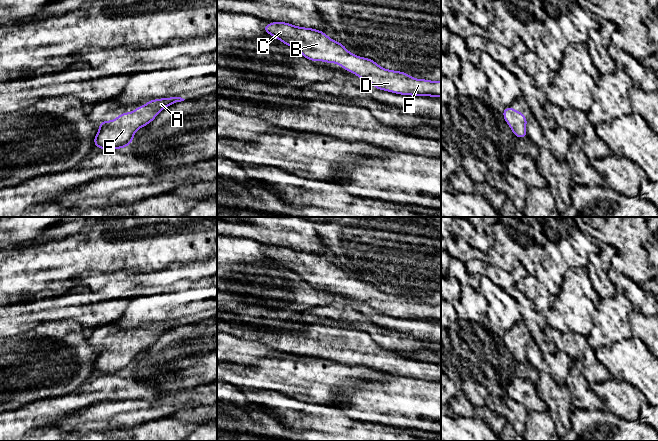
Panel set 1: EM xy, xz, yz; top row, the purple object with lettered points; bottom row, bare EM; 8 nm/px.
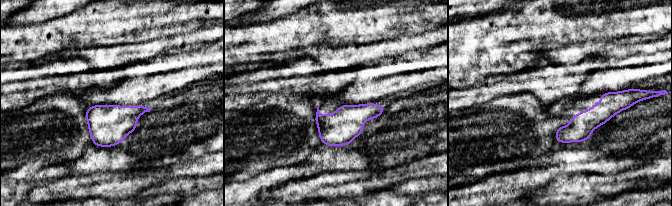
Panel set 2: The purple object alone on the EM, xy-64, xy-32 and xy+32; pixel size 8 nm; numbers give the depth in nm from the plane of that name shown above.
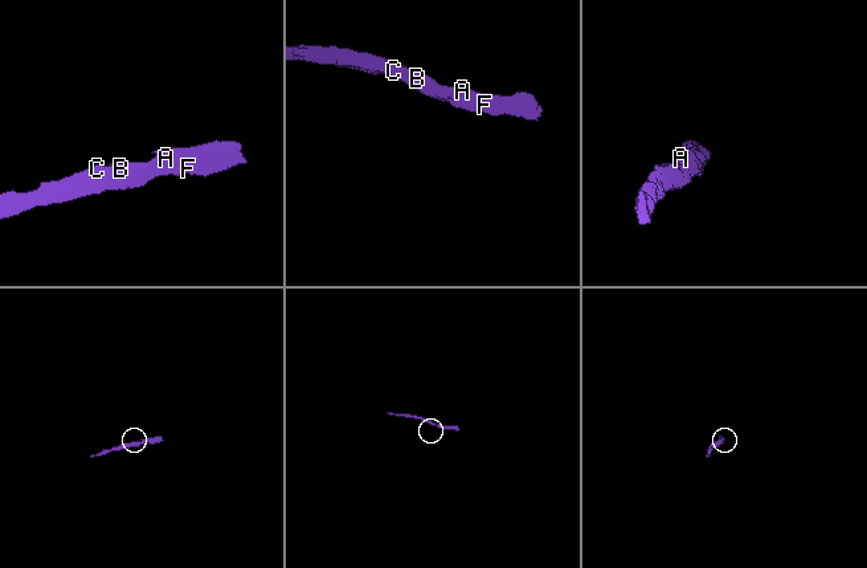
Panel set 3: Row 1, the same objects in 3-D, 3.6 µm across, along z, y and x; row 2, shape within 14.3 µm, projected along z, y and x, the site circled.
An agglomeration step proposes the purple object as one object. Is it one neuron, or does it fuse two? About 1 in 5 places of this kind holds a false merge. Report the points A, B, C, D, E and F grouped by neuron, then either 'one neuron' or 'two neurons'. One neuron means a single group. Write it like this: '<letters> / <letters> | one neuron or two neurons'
A B C D E F | one neuron

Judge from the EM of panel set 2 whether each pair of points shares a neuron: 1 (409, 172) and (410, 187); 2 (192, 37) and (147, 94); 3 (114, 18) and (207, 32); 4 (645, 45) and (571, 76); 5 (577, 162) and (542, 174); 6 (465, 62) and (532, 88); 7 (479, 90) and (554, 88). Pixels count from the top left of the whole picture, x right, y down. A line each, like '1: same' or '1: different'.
1: different
2: different
3: different
4: different
5: same
6: different
7: same

